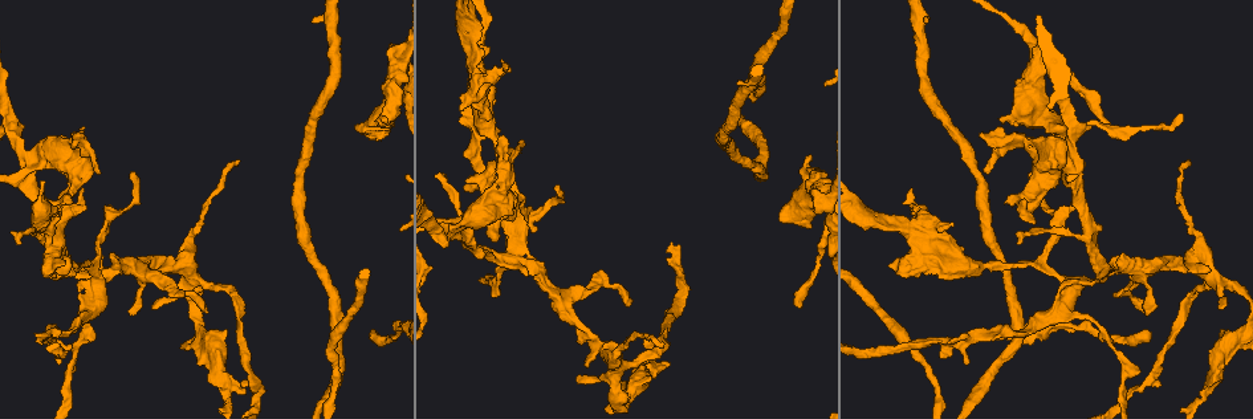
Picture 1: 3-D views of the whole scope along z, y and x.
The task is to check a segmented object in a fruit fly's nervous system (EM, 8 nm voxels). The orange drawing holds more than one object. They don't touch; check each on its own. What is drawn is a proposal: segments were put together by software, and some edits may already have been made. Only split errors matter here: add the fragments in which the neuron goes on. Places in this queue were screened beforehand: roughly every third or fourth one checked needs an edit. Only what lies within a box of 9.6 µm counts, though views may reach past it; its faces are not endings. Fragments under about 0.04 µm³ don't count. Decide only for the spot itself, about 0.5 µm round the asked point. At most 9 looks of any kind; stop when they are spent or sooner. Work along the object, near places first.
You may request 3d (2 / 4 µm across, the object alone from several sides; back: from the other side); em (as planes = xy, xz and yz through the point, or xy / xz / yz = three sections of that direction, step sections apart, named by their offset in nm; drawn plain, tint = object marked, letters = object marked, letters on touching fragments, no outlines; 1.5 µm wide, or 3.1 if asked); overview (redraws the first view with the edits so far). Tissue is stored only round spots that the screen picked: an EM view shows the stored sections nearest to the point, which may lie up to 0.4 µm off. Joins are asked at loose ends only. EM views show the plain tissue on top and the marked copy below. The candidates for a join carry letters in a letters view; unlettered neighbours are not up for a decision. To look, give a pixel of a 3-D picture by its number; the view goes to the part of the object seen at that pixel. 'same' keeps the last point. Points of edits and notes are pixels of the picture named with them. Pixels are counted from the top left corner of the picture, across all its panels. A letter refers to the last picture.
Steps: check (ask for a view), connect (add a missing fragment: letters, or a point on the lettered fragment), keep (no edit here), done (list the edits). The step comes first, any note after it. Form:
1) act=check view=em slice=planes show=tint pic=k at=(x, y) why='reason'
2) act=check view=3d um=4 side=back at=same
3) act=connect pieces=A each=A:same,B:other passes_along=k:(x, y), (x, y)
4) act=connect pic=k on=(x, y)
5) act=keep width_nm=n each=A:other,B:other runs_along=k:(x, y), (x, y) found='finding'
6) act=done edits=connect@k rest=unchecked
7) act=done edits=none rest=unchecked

act=check view=em slice=planes show=letters pic=1 at=(491, 166) why='free end'

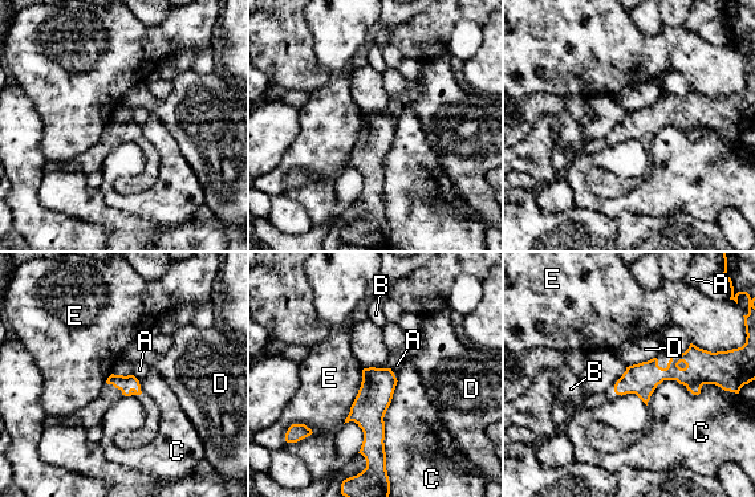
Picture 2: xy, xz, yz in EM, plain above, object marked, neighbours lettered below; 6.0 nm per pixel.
act=keep longest_contact=C:550nm each=A:other,B:other,C:other,D:other,E:other runs_along=2:(388, 371), (373, 399), (369, 459) found='none of them fits'

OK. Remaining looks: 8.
act=check view=3d um=4 pic=1 at=(207, 310) why='tapers out'

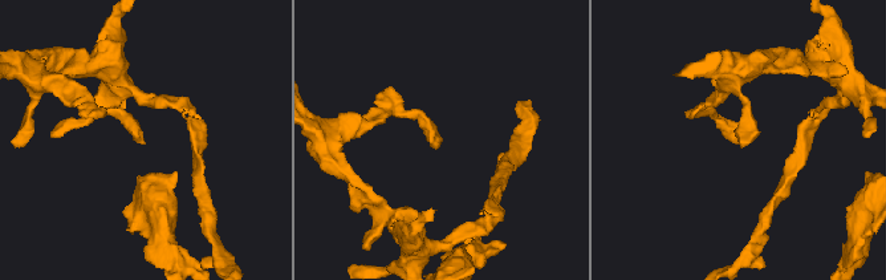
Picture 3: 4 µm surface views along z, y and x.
act=check view=em slice=planes show=tint pic=3 at=(141, 141)

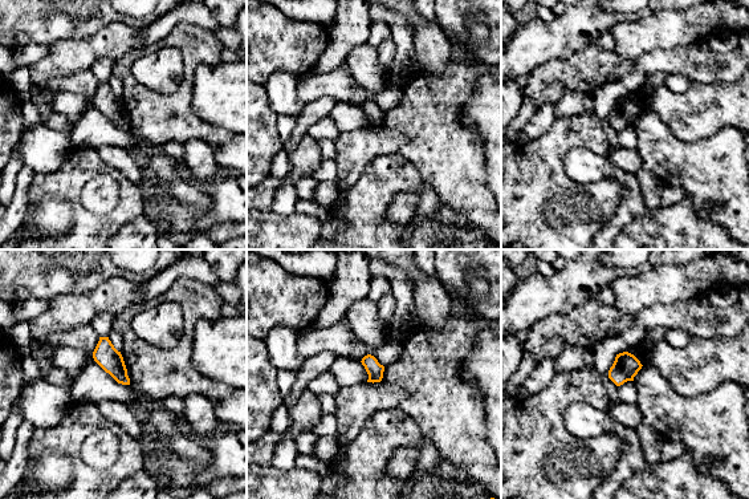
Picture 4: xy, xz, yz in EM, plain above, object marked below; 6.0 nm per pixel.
act=check view=em slice=planes show=letters at=same why='what lies round it'

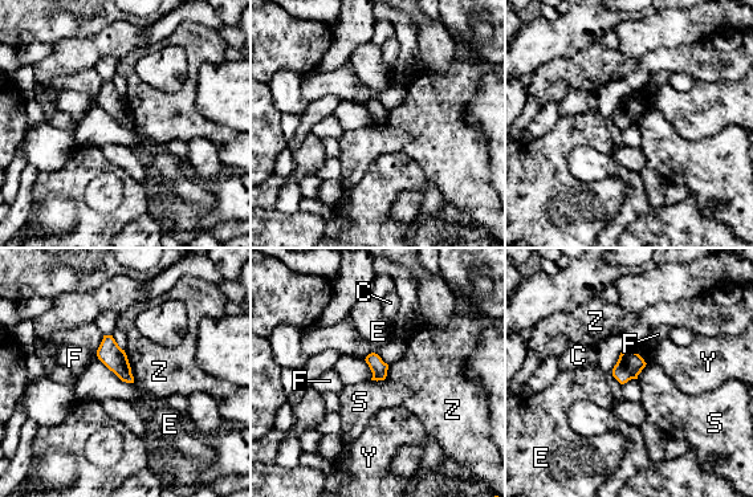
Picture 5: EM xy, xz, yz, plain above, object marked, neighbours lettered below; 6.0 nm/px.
act=keep each=C:other,E:other,F:other,S:other,Y:other,Z:other border=5:(123, 350), (134, 382) found='no lettered fragment goes on from it'

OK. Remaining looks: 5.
act=check view=em slice=planes show=letters pic=1 at=(1223, 307) why='thin end'

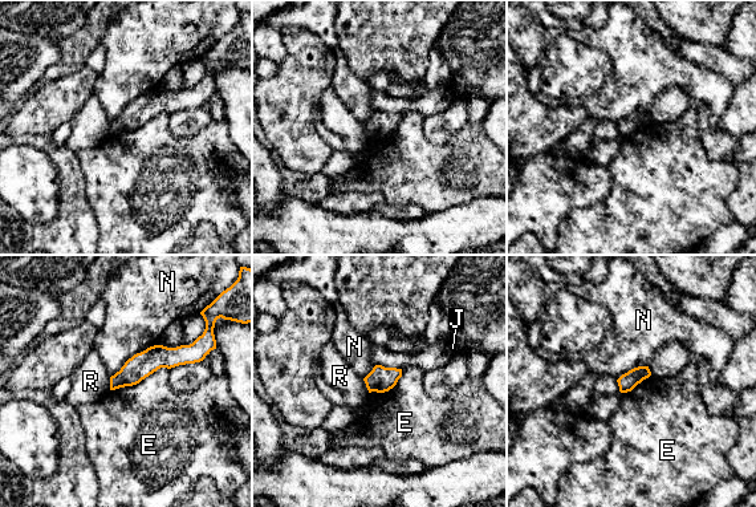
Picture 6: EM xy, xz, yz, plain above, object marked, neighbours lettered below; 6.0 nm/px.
act=keep each=E:other,J:other,N:other,R:other runs_along=6:(199, 355), (154, 357), (113, 385) found='no lettered fragment goes on from it'

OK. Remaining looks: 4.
act=check view=3d um=4 side=back pic=1 at=(1000, 117)

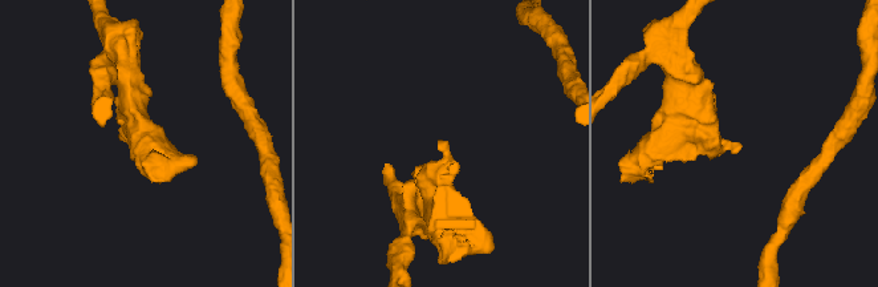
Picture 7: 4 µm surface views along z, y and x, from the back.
act=check view=em slice=xy step=8 show=tint pic=7 at=(740, 144) why='now the EM'

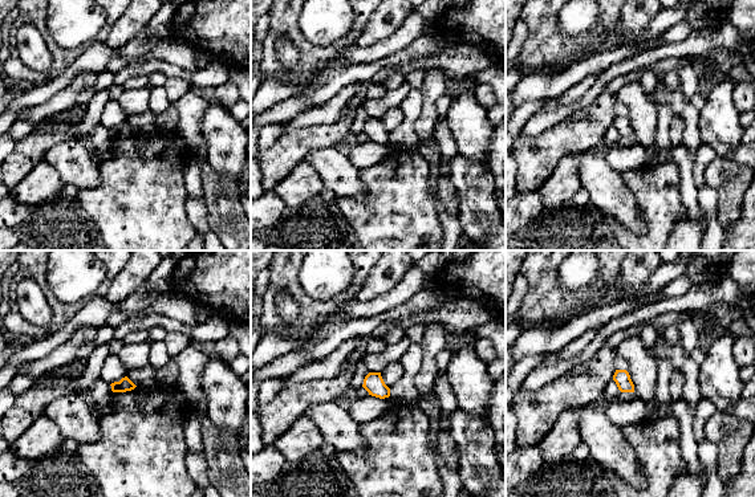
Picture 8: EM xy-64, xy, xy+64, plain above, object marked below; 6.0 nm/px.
act=check view=em slice=planes show=letters at=same

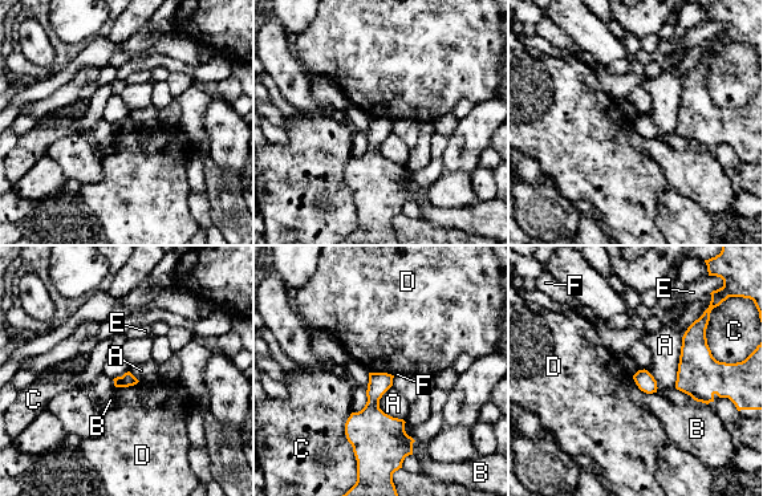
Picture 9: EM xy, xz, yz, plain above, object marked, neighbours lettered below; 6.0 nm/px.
act=keep longest_contact=A:320nm each=A:other,B:other,C:other,D:other,E:other,F:other found='no lettered fragment goes on from it'

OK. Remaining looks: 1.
act=done edits=none rest=unchecked

